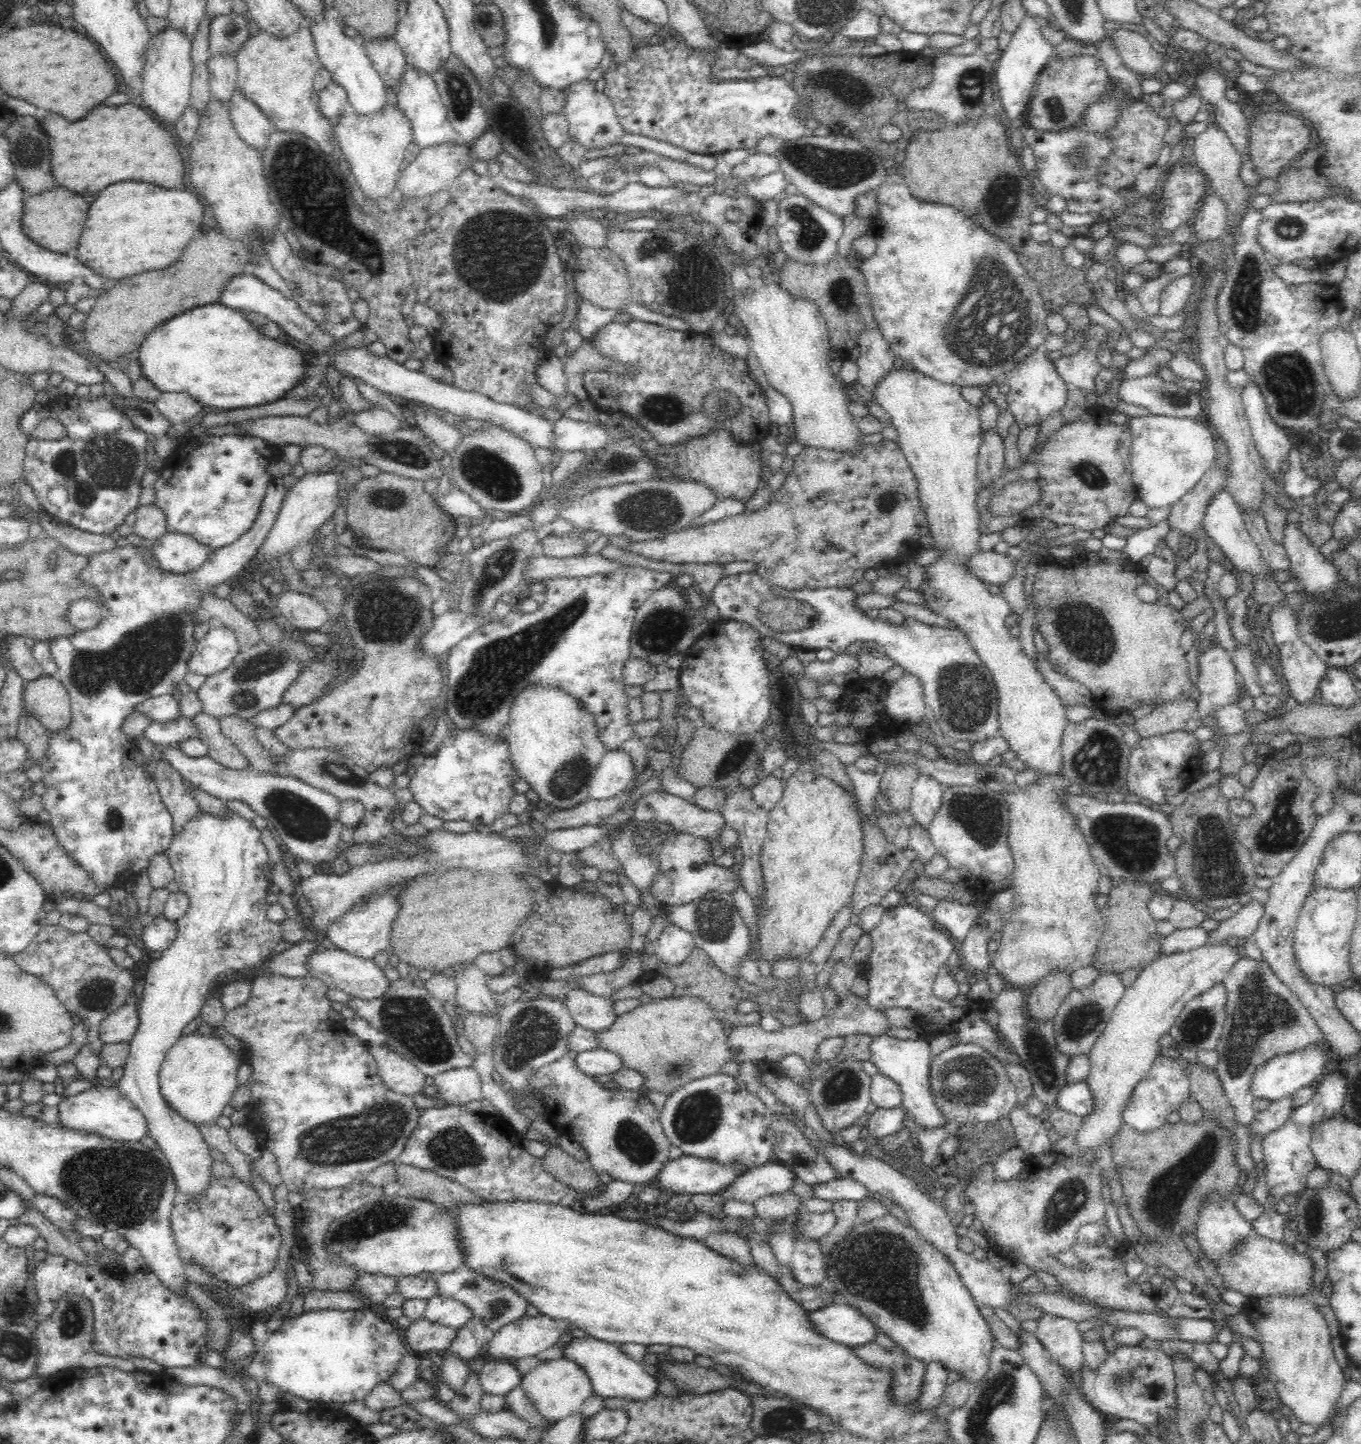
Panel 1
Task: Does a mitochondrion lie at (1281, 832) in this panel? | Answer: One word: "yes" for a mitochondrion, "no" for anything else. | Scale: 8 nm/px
yes

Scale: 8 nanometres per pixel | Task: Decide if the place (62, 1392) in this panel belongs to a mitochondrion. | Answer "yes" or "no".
no

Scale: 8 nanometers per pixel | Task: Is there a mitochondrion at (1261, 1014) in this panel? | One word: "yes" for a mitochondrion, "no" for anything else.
yes

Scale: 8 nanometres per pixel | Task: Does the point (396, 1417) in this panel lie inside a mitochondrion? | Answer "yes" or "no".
no

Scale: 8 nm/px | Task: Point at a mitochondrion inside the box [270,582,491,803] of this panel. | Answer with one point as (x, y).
(384, 615)

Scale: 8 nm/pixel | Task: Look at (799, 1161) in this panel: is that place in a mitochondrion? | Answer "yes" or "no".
no

